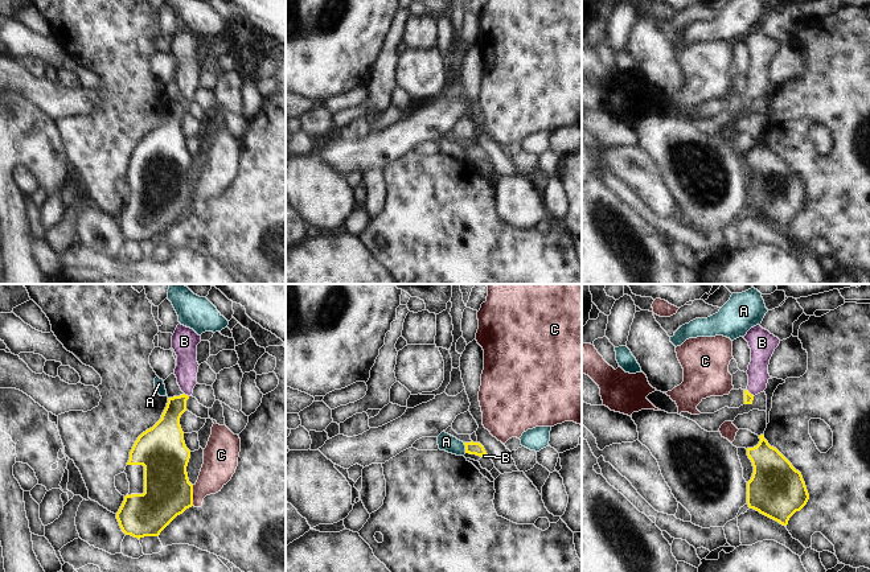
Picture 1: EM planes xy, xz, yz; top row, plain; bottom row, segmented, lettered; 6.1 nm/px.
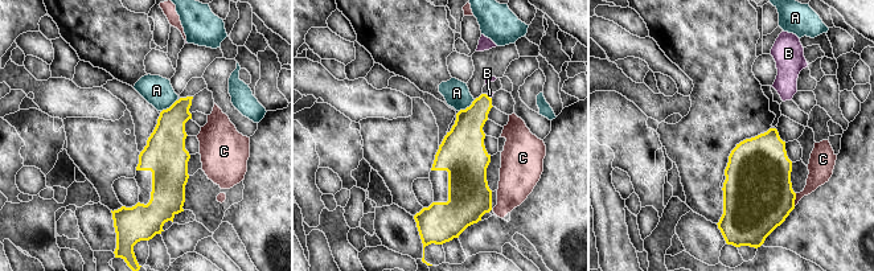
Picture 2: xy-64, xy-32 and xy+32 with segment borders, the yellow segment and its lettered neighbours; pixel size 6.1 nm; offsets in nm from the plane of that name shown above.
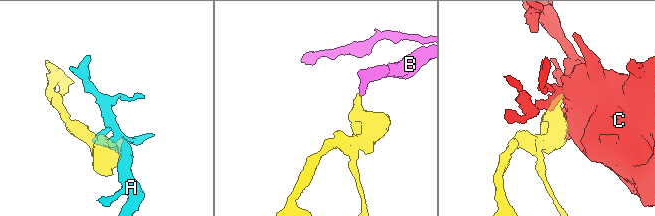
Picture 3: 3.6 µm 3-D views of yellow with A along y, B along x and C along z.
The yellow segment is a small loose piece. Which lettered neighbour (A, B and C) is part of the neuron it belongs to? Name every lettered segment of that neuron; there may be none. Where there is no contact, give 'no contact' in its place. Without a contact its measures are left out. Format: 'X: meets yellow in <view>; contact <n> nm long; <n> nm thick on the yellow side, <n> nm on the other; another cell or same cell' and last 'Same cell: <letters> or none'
A: meets yellow in xz; contact 70 nm long; 80 nm thick on the yellow side, 100 nm on the other; another cell
B: meets yellow in yz; contact 70 nm long; 60 nm thick on the yellow side, 130 nm on the other; same cell
C: meets yellow in xy; contact 130 nm long; 300 nm thick on the yellow side, 200 nm on the other; another cell
Same cell: B

